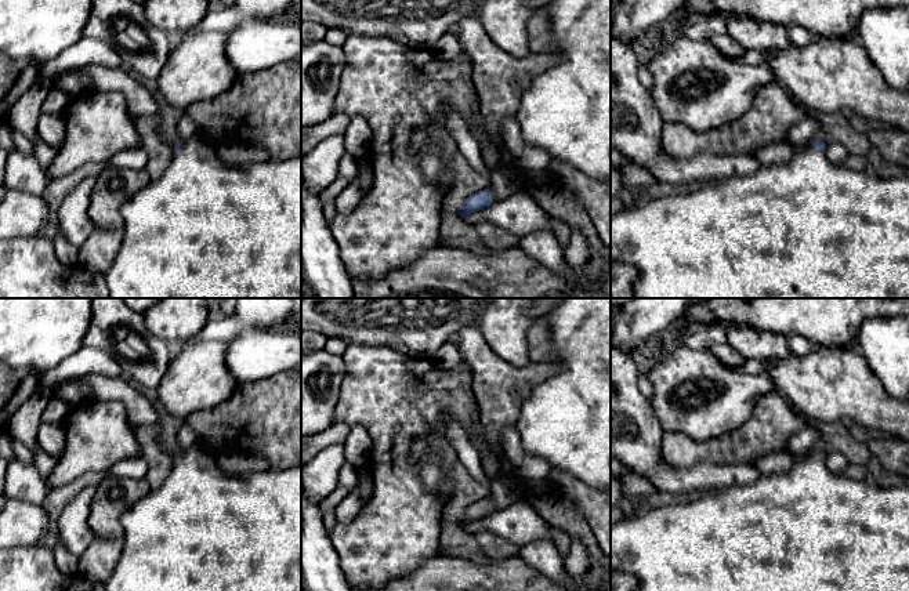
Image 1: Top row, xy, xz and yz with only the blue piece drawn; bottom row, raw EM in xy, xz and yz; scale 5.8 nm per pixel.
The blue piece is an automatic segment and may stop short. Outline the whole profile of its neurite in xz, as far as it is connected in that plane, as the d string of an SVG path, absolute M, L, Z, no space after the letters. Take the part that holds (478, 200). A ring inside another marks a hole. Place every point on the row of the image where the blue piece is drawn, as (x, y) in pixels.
M503 166L495 171L489 178L488 189L471 193L466 200L463 210L459 213L463 218L474 211L484 210L485 207L503 200L514 193L525 191L525 173L514 166Z

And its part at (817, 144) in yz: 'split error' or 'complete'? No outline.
split error

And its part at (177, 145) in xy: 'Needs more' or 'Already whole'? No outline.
Needs more

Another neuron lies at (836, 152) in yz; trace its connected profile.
M829 142L826 144L826 156L833 164L843 166L850 153L843 144Z

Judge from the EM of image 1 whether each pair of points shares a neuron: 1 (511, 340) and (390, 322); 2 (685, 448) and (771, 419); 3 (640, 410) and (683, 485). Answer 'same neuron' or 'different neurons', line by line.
1: same neuron
2: same neuron
3: same neuron

